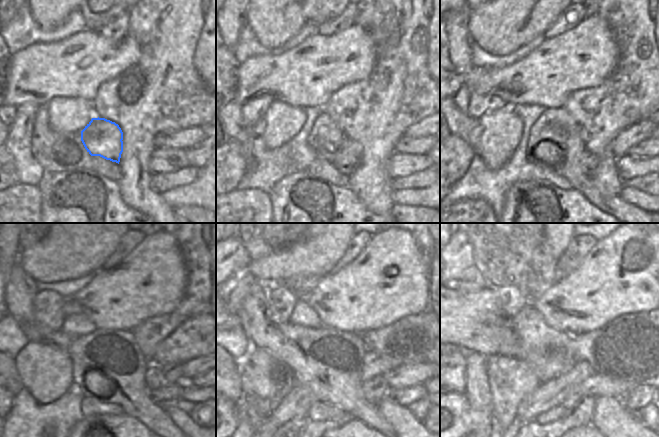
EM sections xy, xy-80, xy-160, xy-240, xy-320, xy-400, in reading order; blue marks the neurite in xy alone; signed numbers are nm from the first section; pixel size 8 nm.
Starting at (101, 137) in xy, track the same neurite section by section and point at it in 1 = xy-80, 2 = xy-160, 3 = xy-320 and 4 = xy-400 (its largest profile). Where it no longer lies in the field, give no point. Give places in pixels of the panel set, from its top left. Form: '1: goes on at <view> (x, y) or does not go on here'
1: goes on at xy-80 (346, 158)
2: goes on at xy-160 (590, 161)
3: goes on at xy-320 (405, 396)
4: goes on at xy-400 (643, 394)

